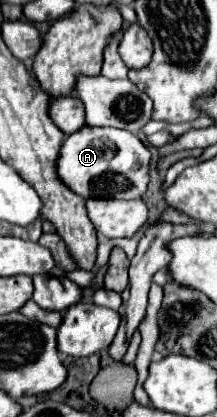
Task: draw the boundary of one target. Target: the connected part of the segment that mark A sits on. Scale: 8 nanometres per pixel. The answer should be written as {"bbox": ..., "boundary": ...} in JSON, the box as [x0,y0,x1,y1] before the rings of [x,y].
{"bbox":[57,126,151,200],"boundary":[[[85,126],[77,132],[73,132],[71,136],[65,138],[65,142],[61,144],[59,156],[57,156],[57,174],[59,180],[75,194],[79,194],[81,198],[115,198],[115,200],[133,200],[133,198],[141,198],[147,190],[147,182],[149,182],[149,158],[151,152],[147,150],[147,146],[131,132],[127,130],[119,130],[119,128],[93,128],[93,126]]]}

